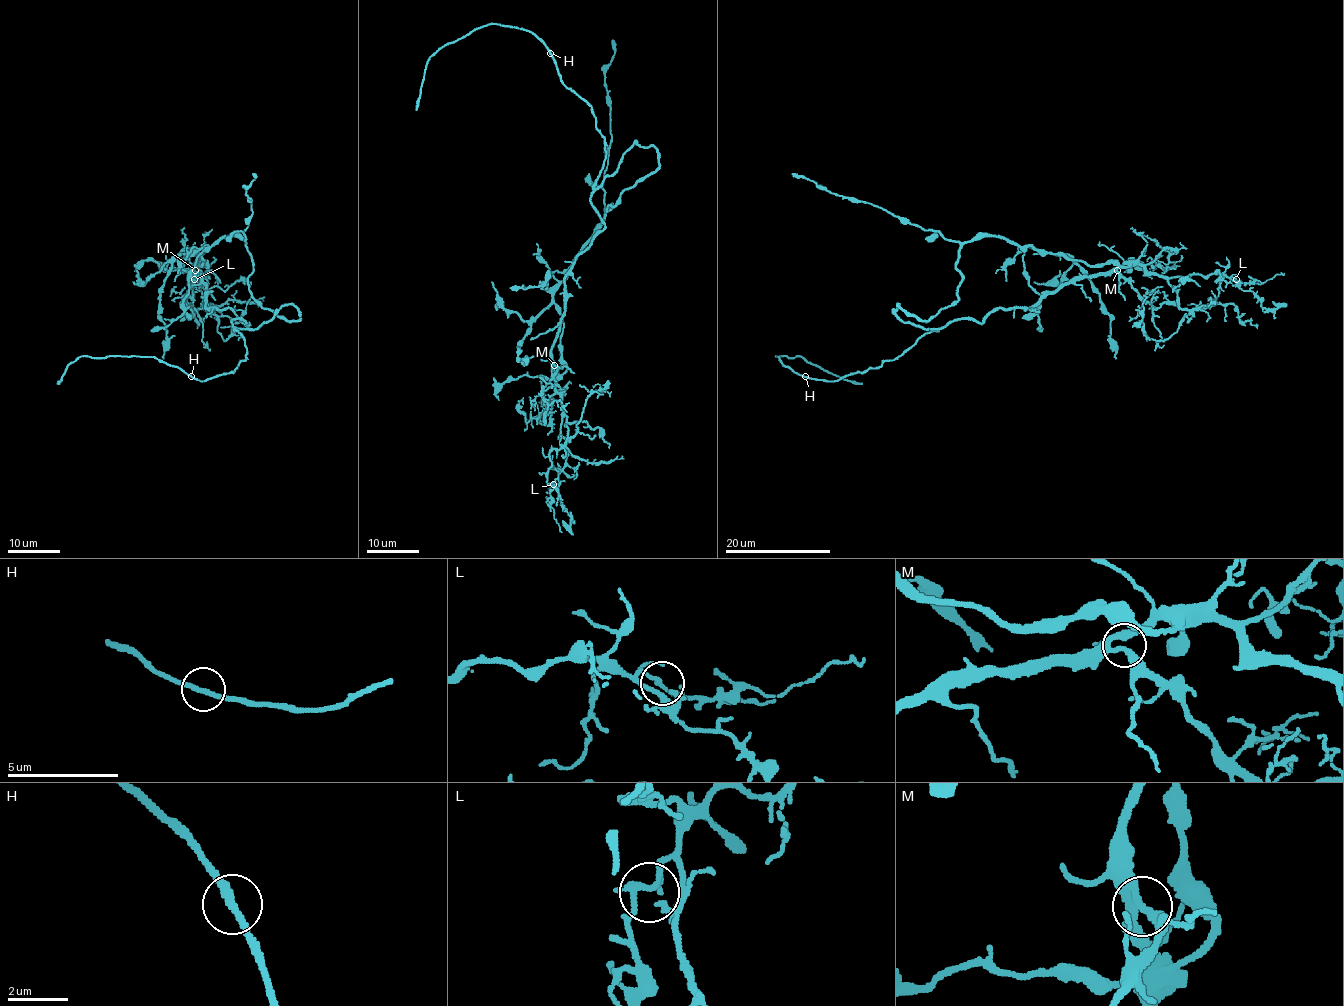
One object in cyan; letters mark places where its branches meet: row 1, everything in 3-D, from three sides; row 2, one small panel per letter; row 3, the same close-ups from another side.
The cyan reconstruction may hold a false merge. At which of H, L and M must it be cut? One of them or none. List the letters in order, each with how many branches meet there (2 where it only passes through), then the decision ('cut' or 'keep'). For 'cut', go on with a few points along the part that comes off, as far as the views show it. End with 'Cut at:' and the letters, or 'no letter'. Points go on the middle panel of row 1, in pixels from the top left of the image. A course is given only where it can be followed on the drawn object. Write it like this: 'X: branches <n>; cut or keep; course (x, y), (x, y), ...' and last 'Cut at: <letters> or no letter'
H: branches 2; keep
L: branches 2; keep
M: branches 2; keep
Cut at: no letter

